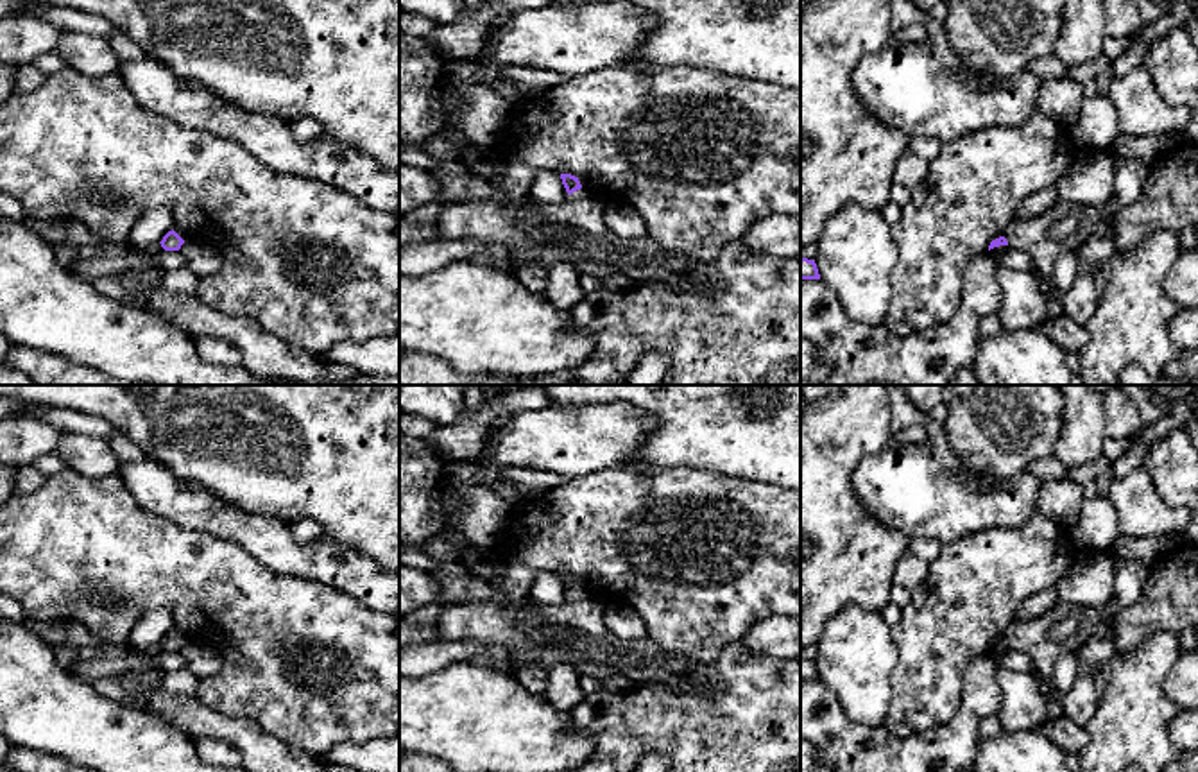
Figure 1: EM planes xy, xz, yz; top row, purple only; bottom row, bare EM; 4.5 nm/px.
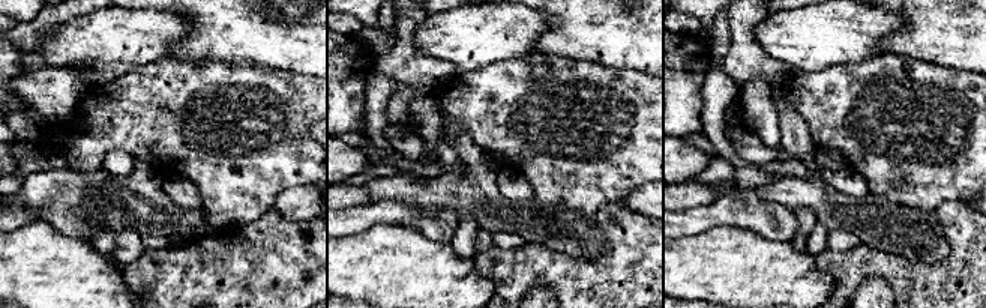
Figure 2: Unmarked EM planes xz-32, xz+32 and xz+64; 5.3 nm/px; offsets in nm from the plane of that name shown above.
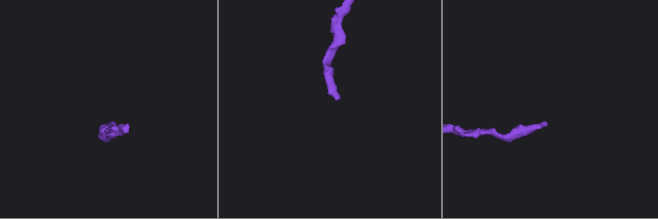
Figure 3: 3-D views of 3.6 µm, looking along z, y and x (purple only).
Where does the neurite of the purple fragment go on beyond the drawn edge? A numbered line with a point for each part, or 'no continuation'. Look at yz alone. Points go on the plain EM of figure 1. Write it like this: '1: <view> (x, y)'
1: yz (1066, 627)

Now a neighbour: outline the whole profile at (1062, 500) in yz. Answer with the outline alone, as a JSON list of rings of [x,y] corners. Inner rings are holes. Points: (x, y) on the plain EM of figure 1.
[[[1042,480],[1037,509],[1053,518],[1057,523],[1064,525],[1067,530],[1078,521],[1080,510],[1083,507],[1085,494],[1083,487],[1071,480]]]

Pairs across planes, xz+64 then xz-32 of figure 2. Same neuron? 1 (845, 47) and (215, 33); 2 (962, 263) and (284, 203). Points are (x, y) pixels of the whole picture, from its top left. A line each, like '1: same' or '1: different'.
1: different
2: different

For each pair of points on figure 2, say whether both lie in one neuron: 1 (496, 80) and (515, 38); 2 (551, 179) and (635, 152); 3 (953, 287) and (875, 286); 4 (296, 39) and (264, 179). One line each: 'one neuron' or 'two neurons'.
1: two neurons
2: one neuron
3: two neurons
4: two neurons

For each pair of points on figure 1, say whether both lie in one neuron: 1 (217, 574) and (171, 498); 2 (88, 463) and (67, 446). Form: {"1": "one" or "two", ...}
{"1": "two", "2": "one"}

